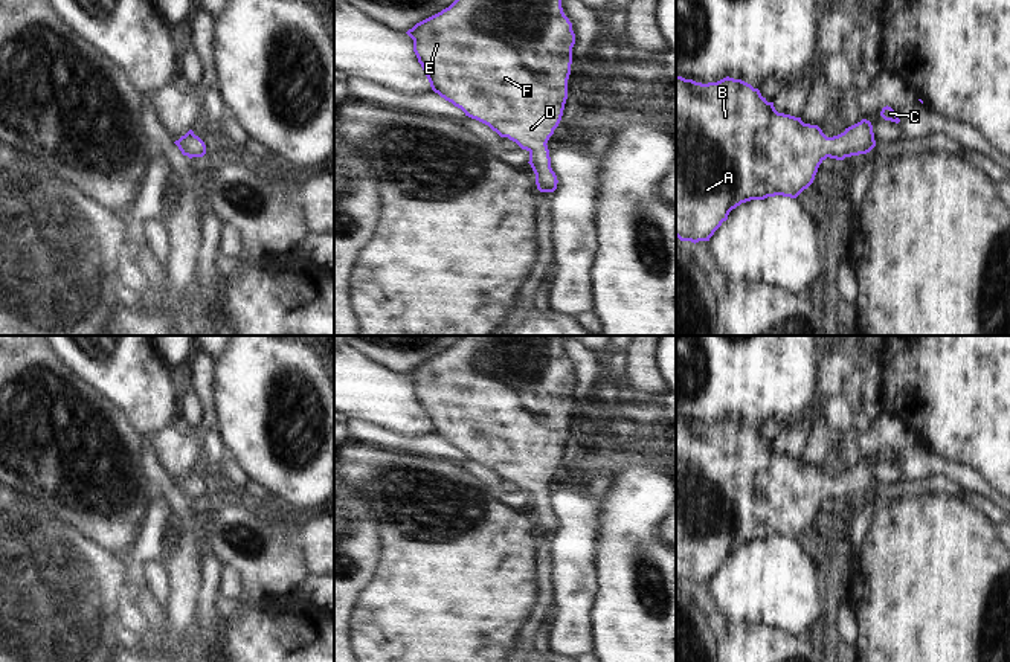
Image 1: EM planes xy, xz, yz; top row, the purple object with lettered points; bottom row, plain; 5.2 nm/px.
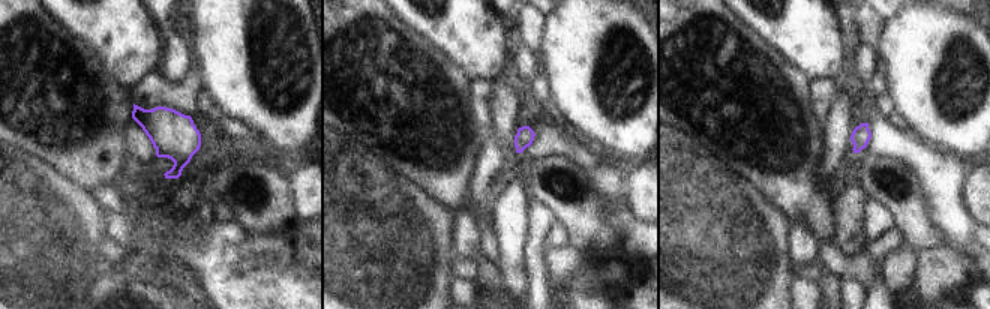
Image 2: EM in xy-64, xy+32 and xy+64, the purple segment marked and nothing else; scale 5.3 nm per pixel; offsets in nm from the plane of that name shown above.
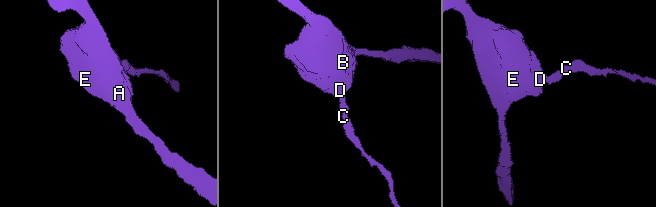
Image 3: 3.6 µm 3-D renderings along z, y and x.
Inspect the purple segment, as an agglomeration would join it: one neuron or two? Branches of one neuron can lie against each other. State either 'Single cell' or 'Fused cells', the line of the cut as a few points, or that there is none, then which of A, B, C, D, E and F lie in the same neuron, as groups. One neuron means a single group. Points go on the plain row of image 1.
Single cell. No split. Groups: A B C D E F.

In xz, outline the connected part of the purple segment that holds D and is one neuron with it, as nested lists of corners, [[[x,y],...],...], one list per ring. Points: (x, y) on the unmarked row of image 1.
[[[461,336],[449,349],[441,354],[417,365],[406,374],[413,381],[413,394],[421,406],[430,429],[445,442],[461,450],[465,458],[476,461],[488,467],[500,479],[508,479],[516,484],[522,491],[529,494],[529,506],[536,516],[536,526],[540,534],[554,534],[557,531],[557,517],[551,509],[551,499],[548,491],[548,482],[558,468],[565,445],[568,441],[568,421],[571,416],[572,406],[572,389],[575,386],[575,375],[572,365],[565,357],[561,349],[561,339],[558,336]]]

